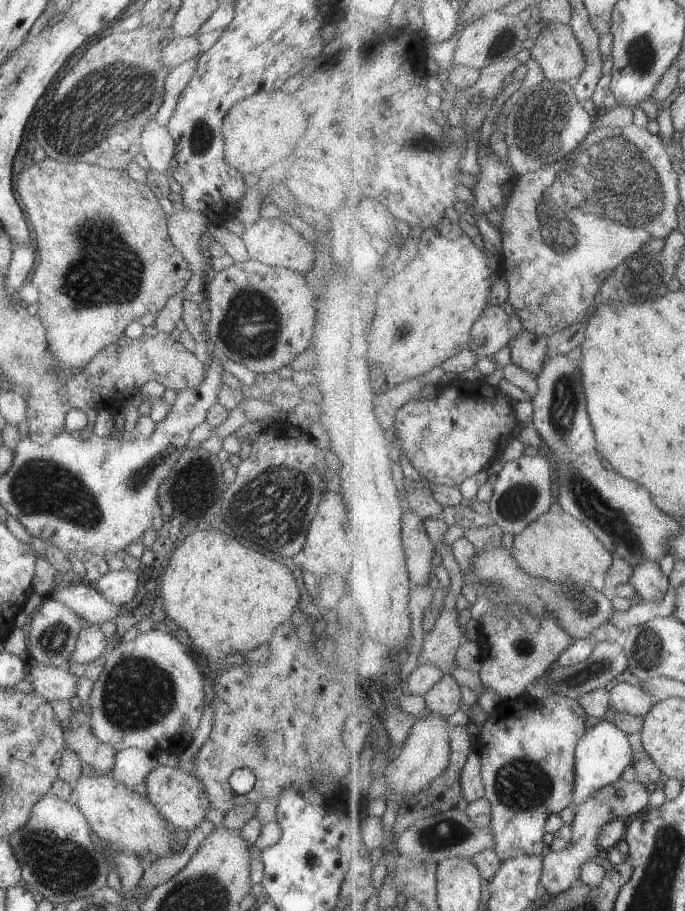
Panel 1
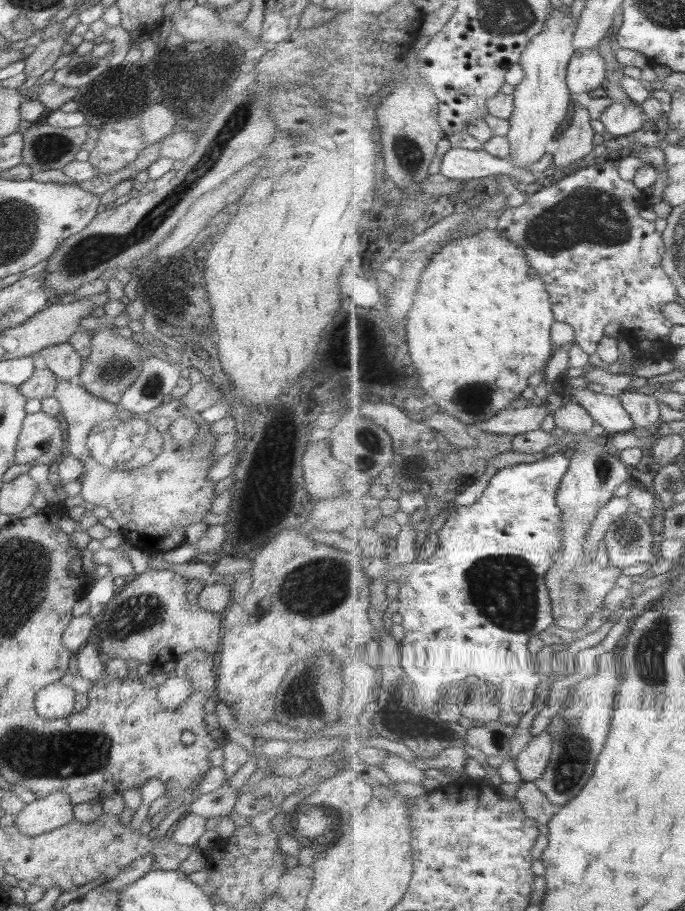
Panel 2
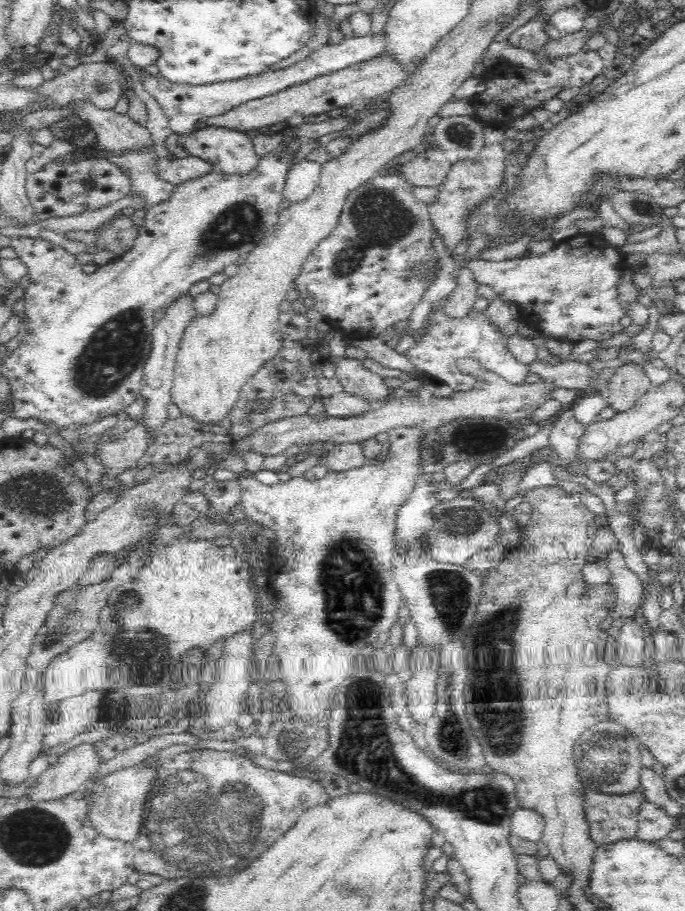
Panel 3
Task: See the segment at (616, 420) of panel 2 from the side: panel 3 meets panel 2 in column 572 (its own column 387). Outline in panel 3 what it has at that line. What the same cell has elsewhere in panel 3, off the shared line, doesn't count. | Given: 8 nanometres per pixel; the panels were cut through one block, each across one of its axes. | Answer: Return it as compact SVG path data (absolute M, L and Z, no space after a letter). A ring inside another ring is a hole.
M332 356L327 358L334 366L335 377L343 386L343 391L351 395L360 396L377 404L386 402L392 397L392 391L386 387L384 378L380 374L371 372L358 358L348 356Z

